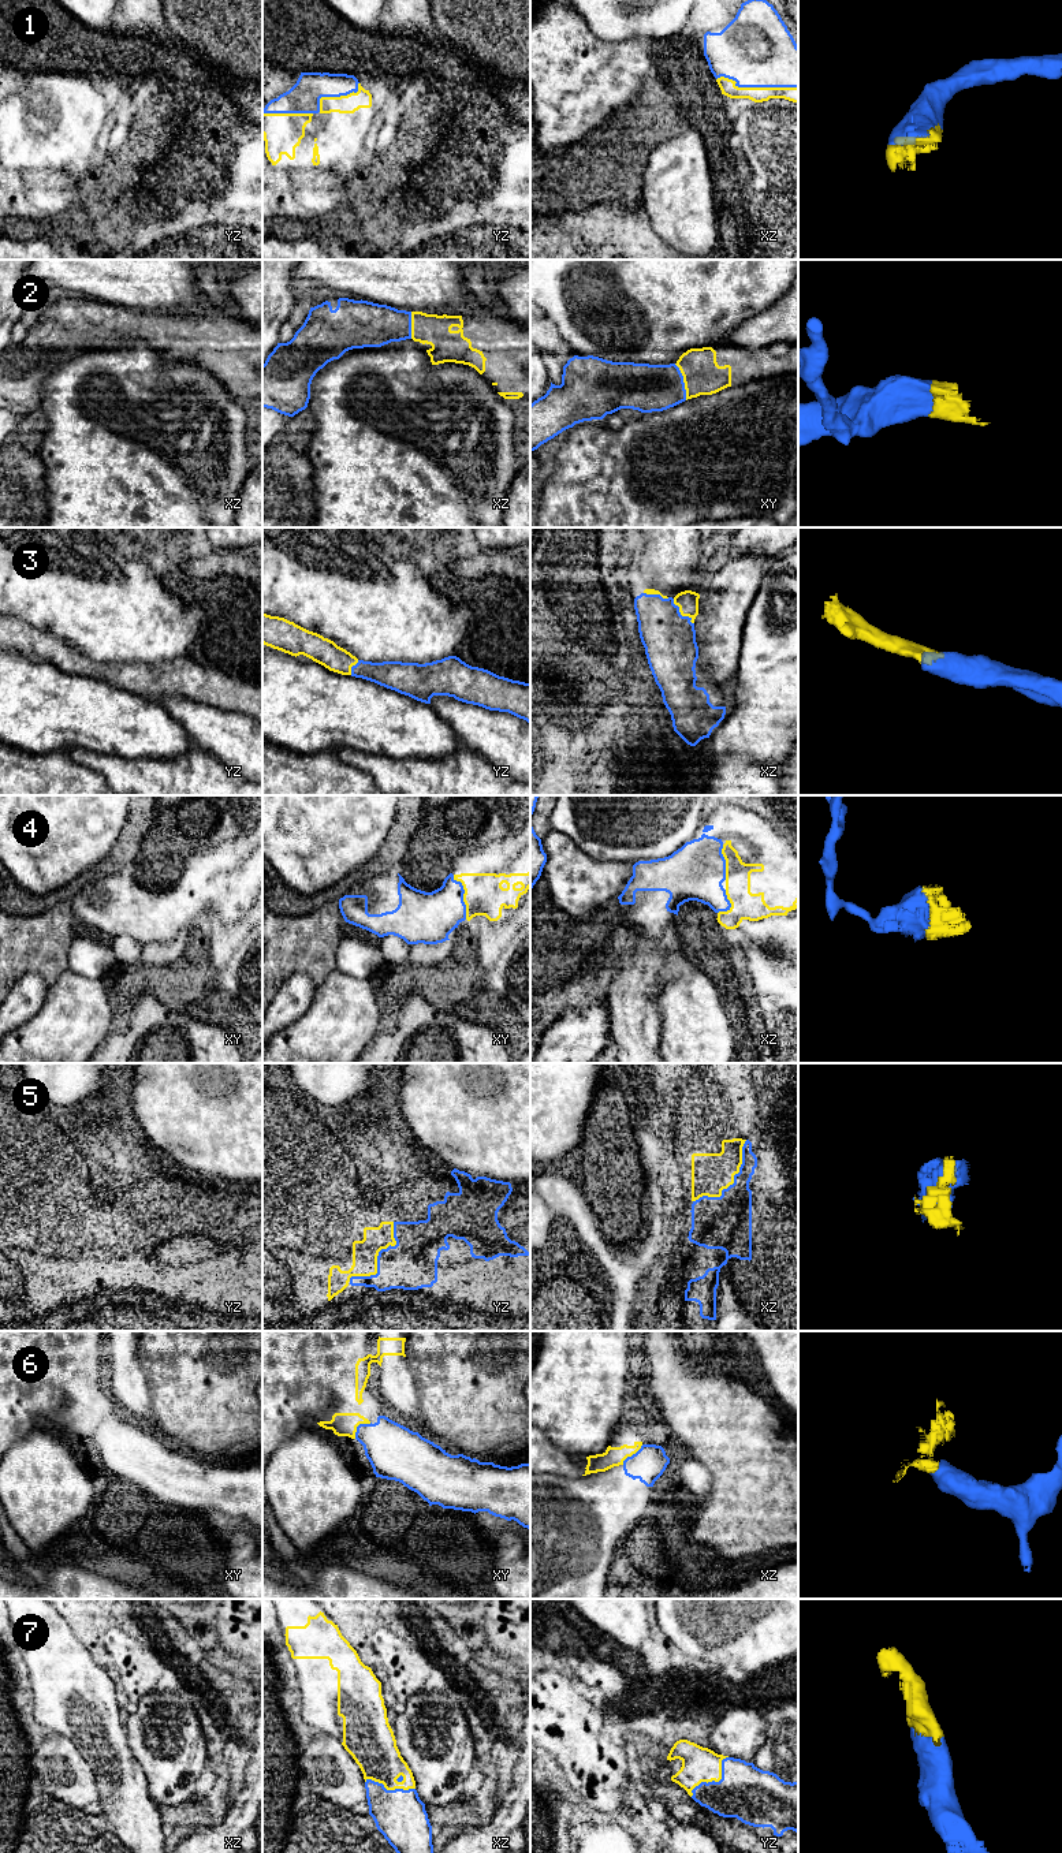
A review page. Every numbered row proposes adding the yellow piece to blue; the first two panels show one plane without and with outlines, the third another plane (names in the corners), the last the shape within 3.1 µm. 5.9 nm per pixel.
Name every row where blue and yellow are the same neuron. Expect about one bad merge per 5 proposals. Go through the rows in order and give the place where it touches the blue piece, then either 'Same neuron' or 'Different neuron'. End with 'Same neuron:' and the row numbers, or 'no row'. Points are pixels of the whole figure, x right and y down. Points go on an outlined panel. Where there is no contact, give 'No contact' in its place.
1: Touches blue at xz (756, 86). Same neuron
2: Touches blue at xy (682, 381). Same neuron
3: Touches blue at xz (679, 614). Same neuron
4: Touches blue at xy (462, 897). Same neuron
5: Touches blue at yz (377, 1257). Same neuron
6: Touches blue at xy (358, 1425). Different neuron
7: Touches blue at yz (714, 1781). Same neuron
Same neuron: 1, 2, 3, 4, 5, 7

